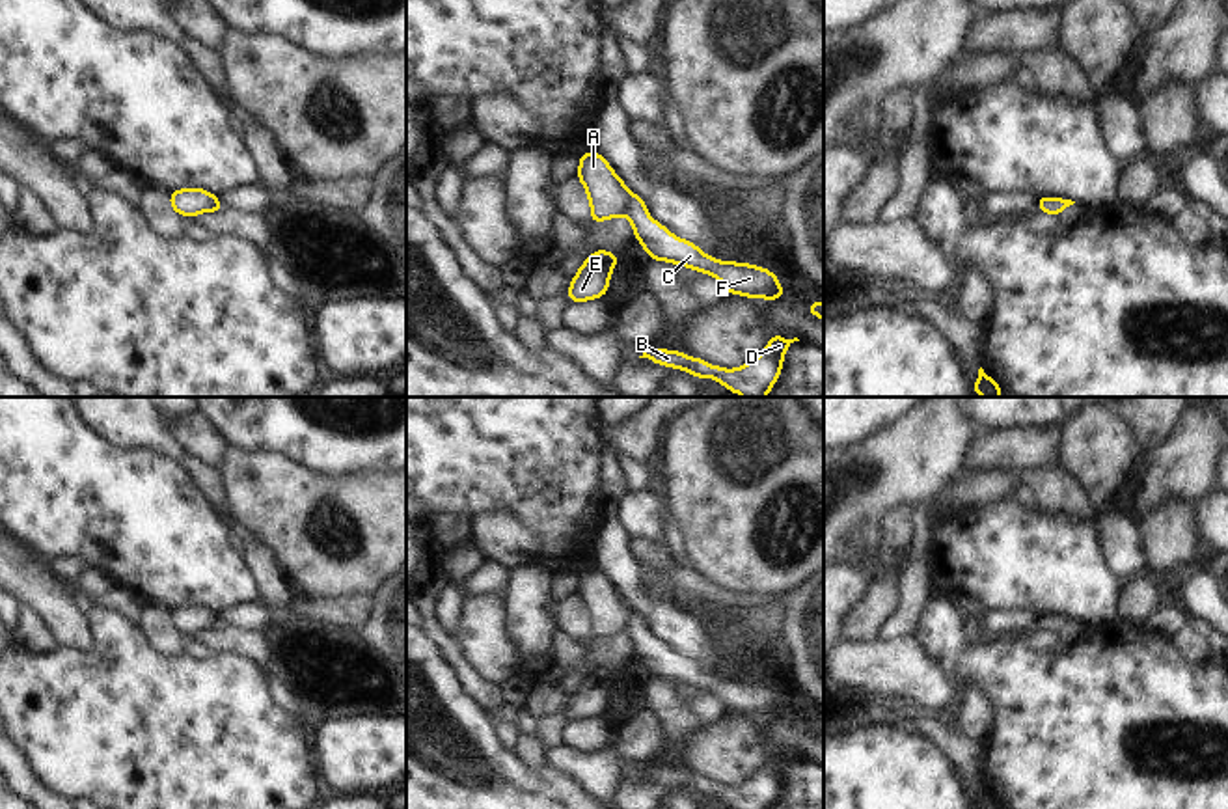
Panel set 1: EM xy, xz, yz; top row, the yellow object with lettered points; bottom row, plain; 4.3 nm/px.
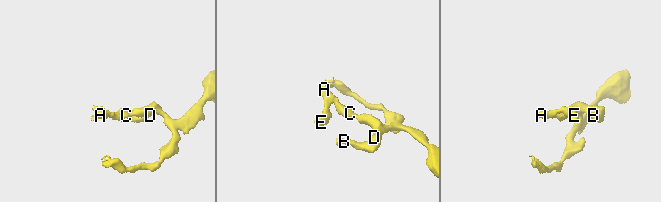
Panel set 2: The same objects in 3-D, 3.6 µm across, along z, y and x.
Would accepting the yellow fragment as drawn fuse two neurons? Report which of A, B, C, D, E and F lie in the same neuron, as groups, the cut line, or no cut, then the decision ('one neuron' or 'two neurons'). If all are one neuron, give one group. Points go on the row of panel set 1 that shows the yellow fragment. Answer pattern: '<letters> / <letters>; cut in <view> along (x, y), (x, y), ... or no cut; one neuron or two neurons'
A E / B C D F; cut in xz along (632, 194), (623, 213); two neurons

